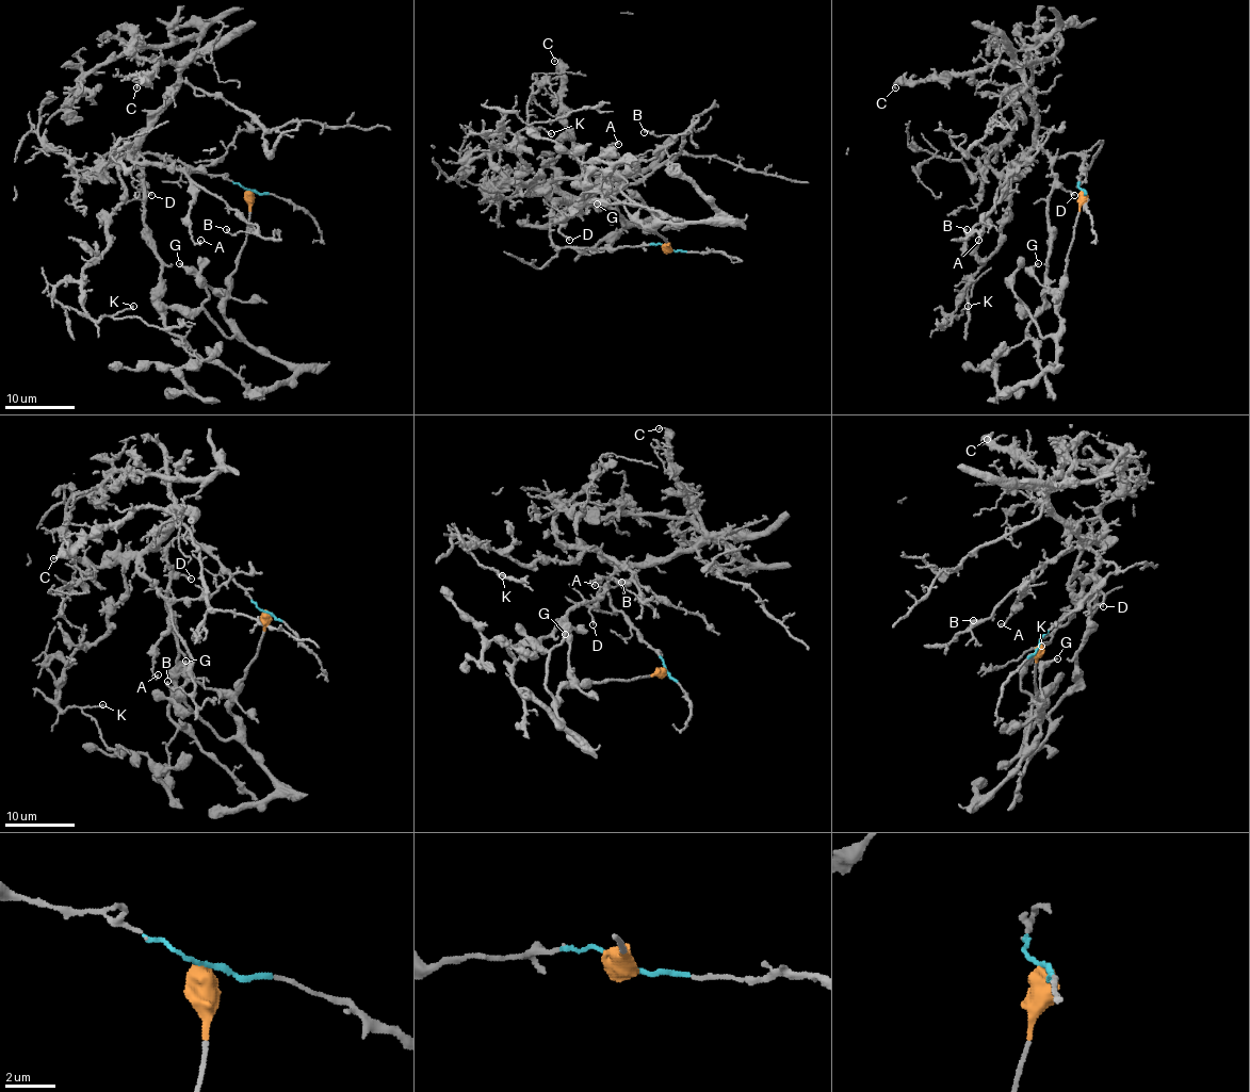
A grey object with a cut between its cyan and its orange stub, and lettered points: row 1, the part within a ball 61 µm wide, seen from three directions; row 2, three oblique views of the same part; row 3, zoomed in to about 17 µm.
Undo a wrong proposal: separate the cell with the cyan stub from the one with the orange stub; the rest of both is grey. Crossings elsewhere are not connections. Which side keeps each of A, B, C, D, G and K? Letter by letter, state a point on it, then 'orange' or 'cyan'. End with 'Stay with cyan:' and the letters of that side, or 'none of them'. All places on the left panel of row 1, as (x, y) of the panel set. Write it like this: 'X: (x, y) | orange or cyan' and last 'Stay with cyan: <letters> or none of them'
A: (200, 240) | cyan
B: (226, 229) | cyan
C: (136, 87) | cyan
D: (151, 195) | cyan
G: (179, 263) | orange
K: (133, 306) | cyan
Stay with cyan: A, B, C, D, K

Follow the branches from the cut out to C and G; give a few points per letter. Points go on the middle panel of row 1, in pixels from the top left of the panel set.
C: (668, 247), (553, 244), (554, 206), (583, 198), (597, 178), (578, 159), (559, 110), (559, 63), (554, 61)
G: (668, 247), (660, 233), (649, 232), (617, 198), (603, 197), (597, 204)

